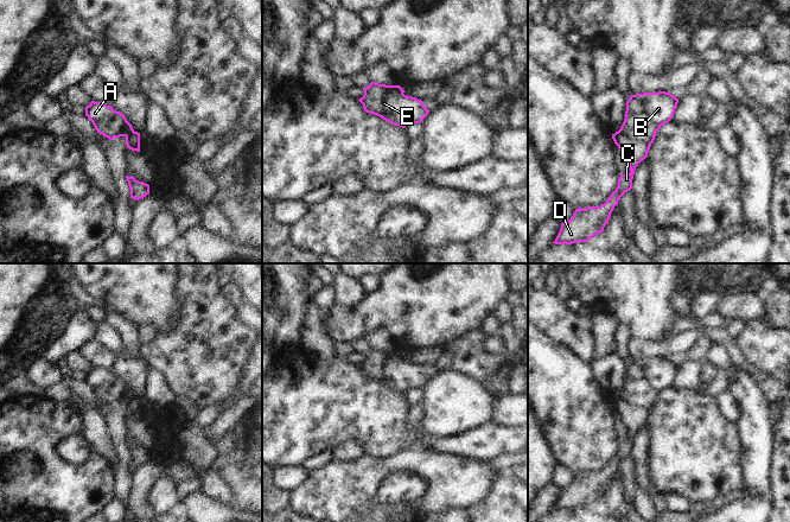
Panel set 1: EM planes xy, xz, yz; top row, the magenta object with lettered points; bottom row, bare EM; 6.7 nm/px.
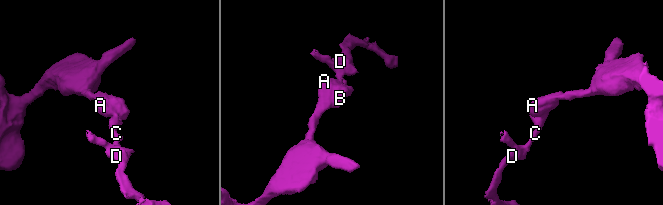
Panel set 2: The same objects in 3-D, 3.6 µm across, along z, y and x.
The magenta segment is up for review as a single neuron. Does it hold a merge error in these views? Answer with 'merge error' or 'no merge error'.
merge error

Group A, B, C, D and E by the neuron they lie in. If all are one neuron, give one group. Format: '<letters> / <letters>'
A B E / C D

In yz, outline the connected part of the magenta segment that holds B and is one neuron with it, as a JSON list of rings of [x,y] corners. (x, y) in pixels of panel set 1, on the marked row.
[[[665,91],[631,95],[619,132],[651,145],[656,132],[673,119],[677,103],[678,98]]]

